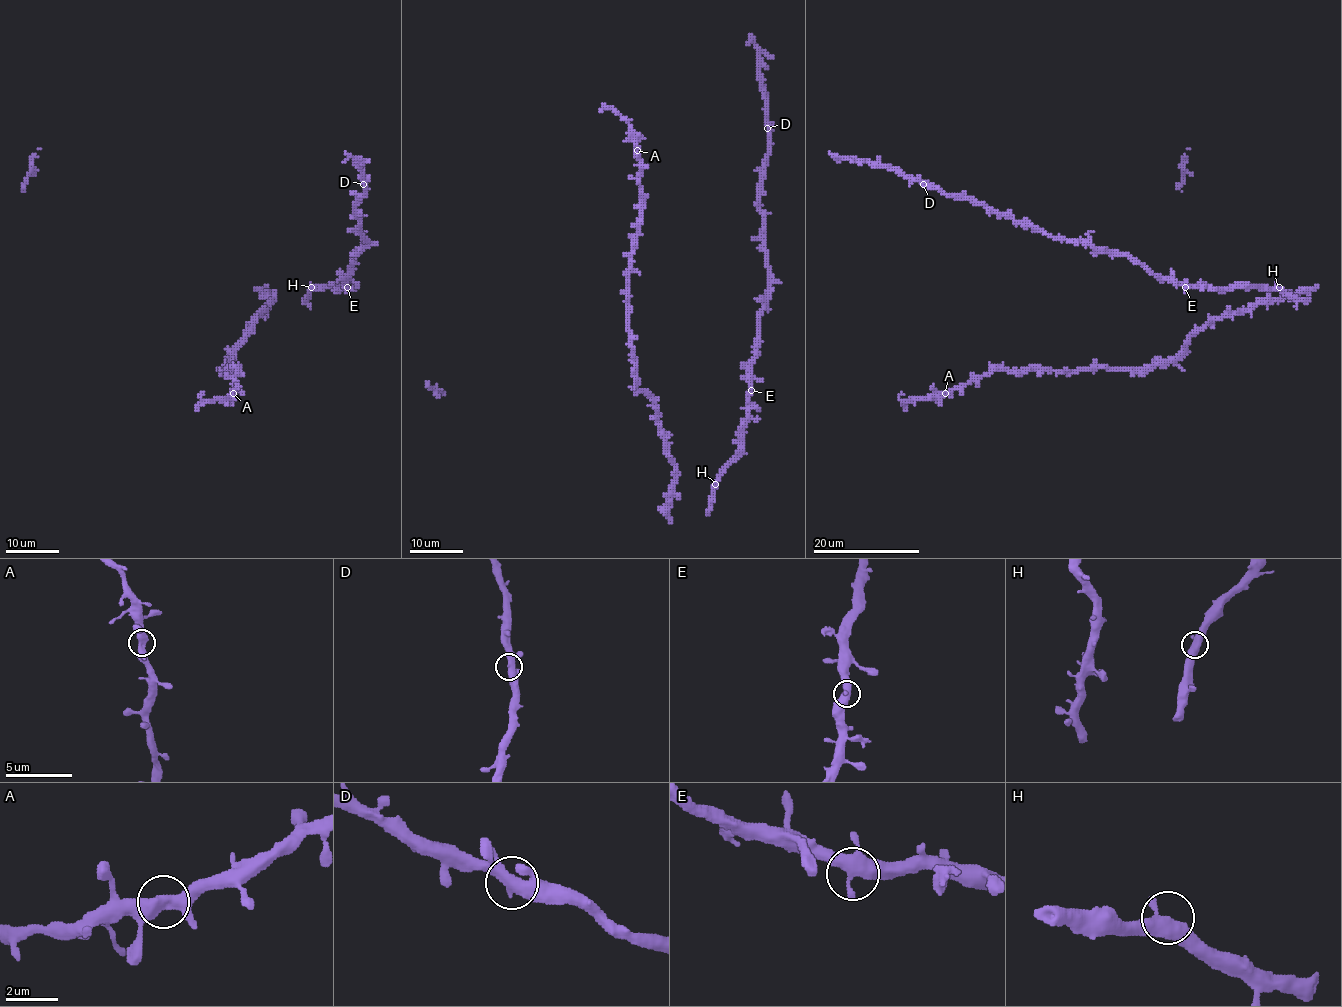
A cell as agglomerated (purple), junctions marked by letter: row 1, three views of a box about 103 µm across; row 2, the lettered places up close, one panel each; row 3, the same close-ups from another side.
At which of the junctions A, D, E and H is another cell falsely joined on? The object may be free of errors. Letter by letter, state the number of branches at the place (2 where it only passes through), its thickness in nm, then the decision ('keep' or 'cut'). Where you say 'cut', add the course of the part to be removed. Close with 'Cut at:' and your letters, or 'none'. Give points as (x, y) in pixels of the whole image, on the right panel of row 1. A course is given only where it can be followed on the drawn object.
A: 3 branches meet; 420 nm thick; keep
D: 3 branches meet; 440 nm thick; keep
E: 3 branches meet; 440 nm thick; keep
H: 3 branches meet; 440 nm thick; keep
Cut at: none

